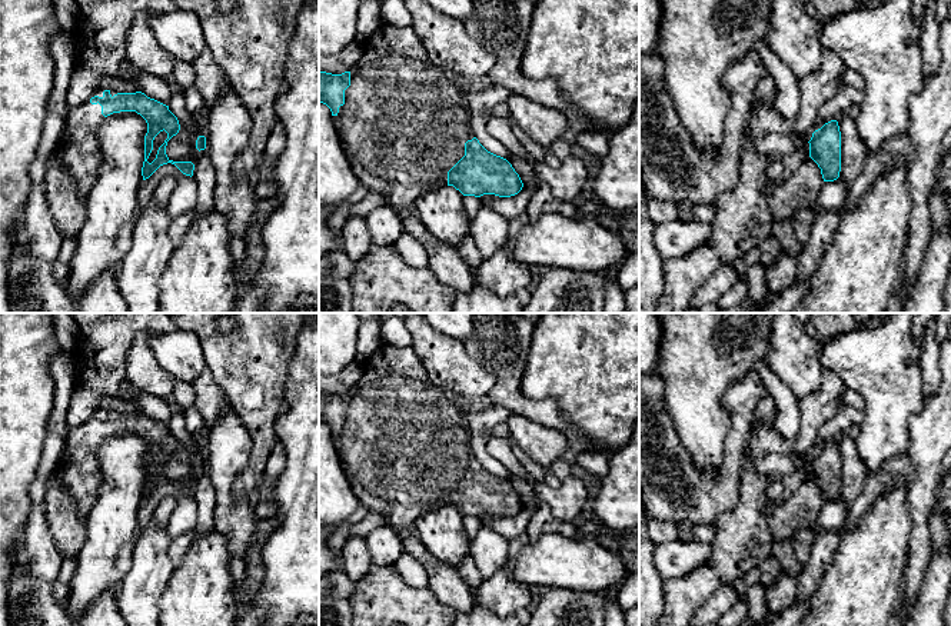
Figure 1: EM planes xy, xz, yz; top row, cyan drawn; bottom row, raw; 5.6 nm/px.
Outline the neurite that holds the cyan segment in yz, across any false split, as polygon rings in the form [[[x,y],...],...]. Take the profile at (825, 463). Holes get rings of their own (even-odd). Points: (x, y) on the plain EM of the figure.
[[[837,440],[825,443],[812,453],[809,477],[821,489],[824,502],[834,502],[841,492],[841,452]]]

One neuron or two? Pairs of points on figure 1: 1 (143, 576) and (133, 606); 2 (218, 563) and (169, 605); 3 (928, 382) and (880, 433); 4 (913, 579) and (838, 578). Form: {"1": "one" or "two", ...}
{"1": "one", "2": "one", "3": "two", "4": "two"}

